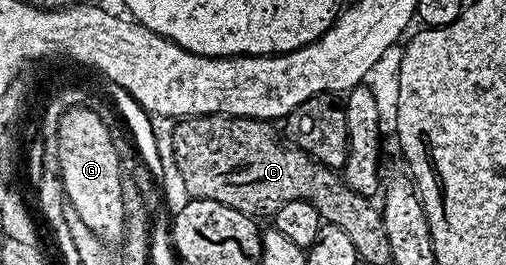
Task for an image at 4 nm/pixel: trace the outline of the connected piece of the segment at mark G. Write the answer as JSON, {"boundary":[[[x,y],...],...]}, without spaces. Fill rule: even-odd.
{"boundary":[[[76,106],[63,114],[59,125],[59,173],[65,191],[65,202],[80,215],[81,221],[107,245],[121,240],[126,233],[127,215],[121,193],[121,161],[113,144],[112,131],[89,106]]]}

